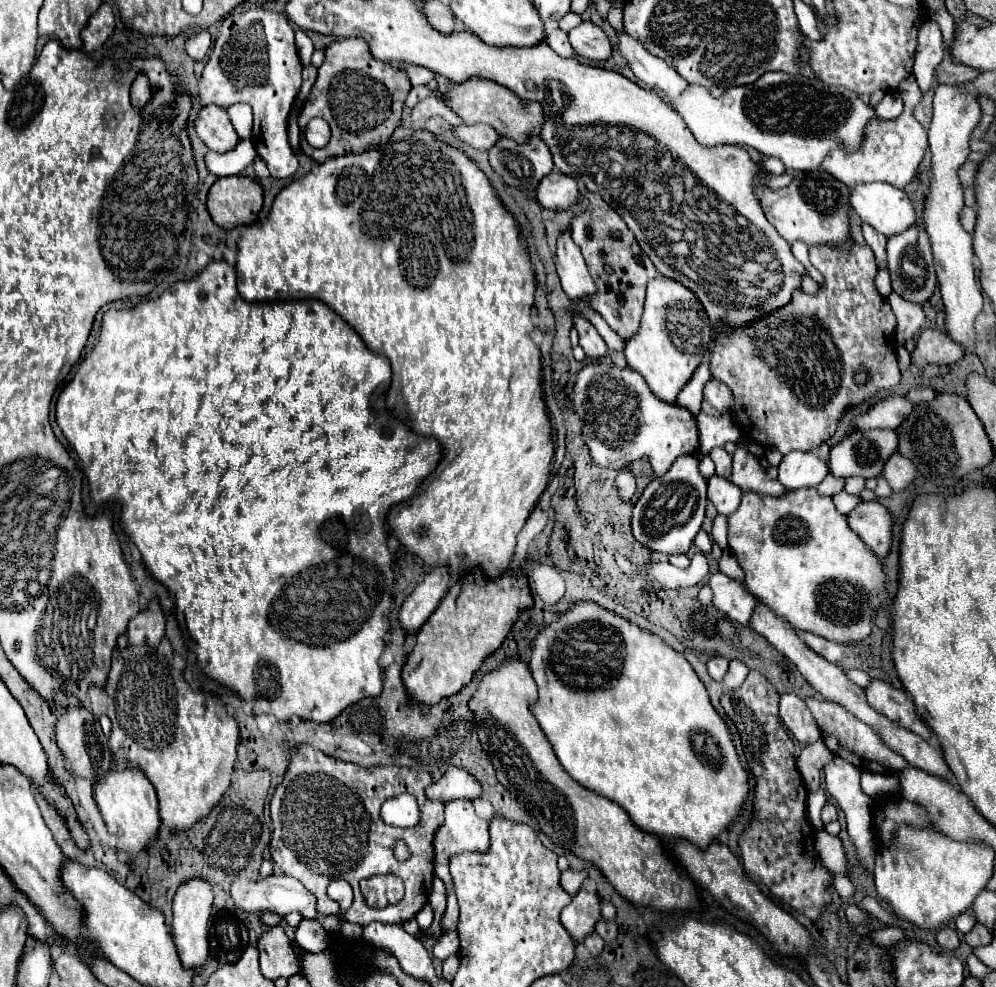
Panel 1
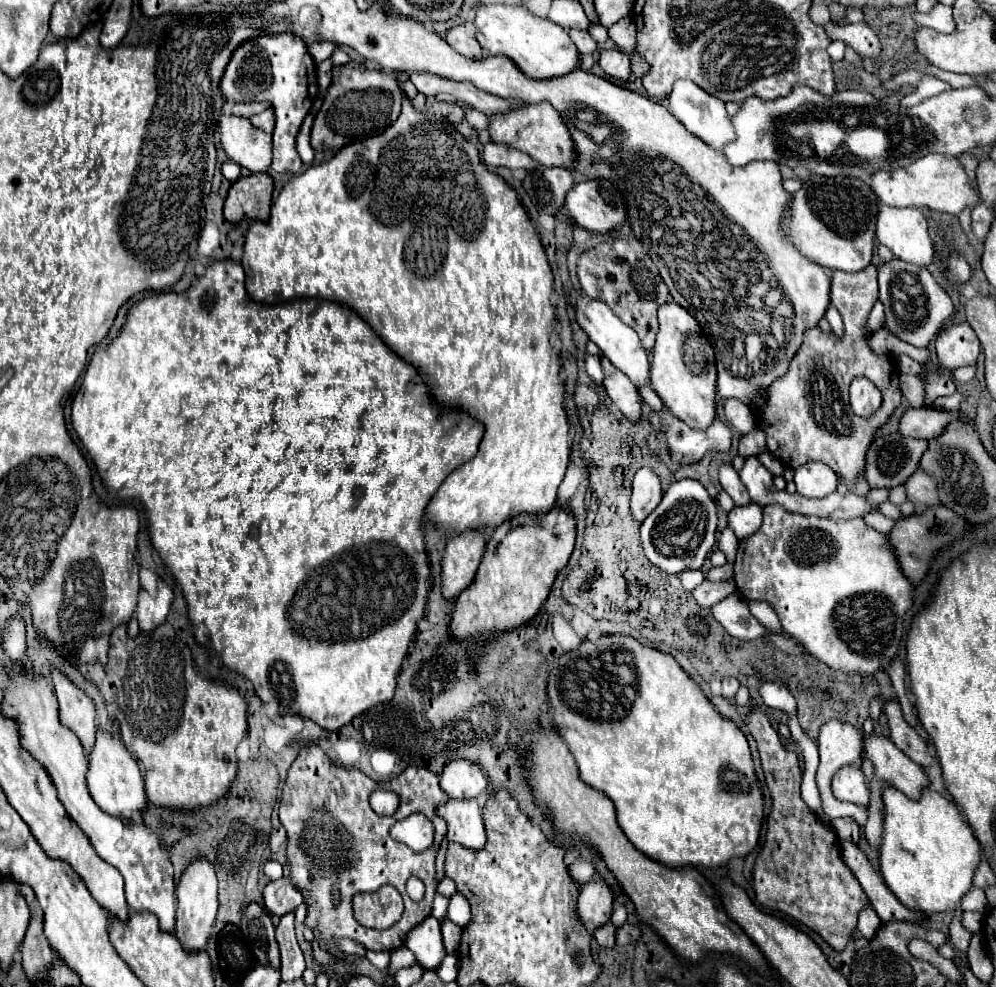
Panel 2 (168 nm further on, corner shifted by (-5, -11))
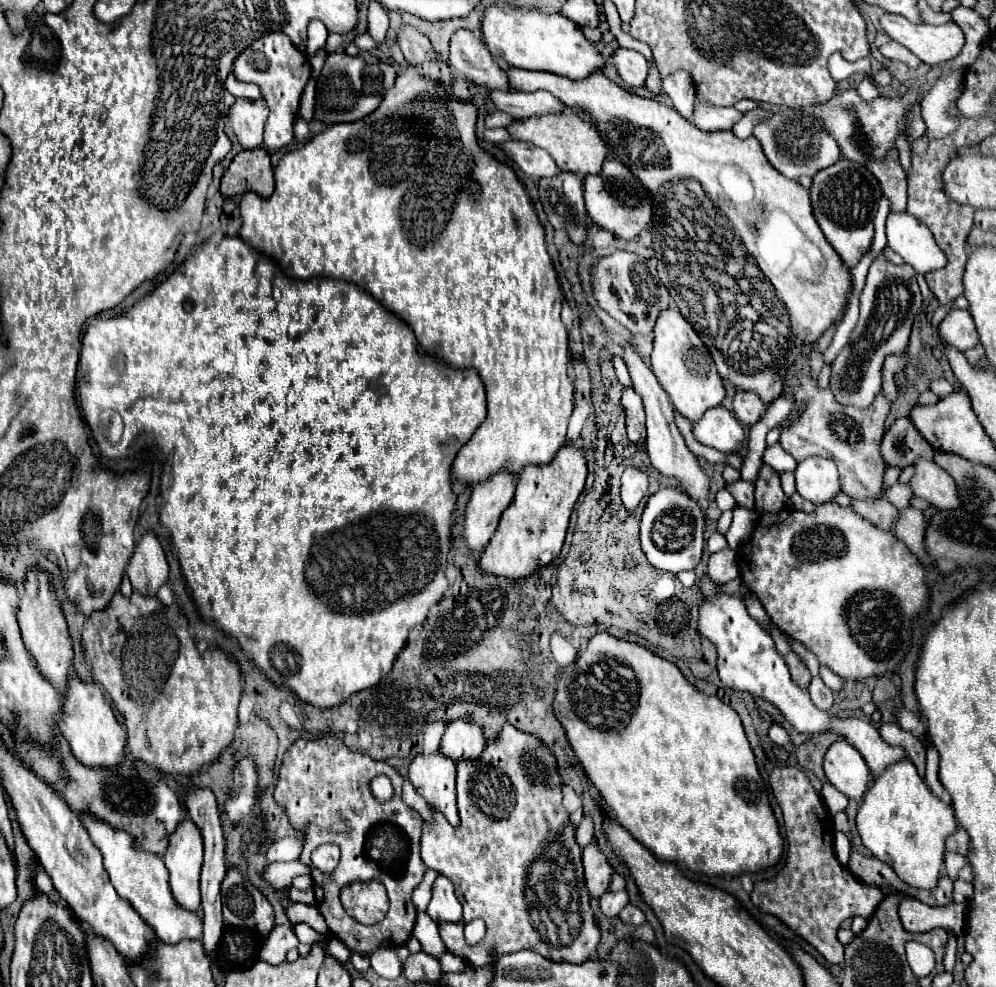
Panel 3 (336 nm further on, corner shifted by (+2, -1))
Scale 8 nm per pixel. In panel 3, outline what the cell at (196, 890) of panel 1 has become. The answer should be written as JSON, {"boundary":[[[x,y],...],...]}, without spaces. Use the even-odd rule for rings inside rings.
{"boundary":[[[186,817],[180,821],[176,831],[168,839],[168,849],[164,853],[166,869],[170,871],[170,889],[174,899],[188,911],[200,909],[200,869],[202,869],[202,835],[200,829]]]}

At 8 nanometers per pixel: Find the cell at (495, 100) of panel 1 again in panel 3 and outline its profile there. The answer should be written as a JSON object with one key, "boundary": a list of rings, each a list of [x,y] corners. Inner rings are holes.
{"boundary":[[[570,113],[520,119],[508,127],[508,133],[520,141],[528,141],[546,149],[562,171],[570,171],[580,179],[584,179],[586,175],[600,173],[606,157],[610,155],[610,145],[600,137],[600,133],[582,117]]]}

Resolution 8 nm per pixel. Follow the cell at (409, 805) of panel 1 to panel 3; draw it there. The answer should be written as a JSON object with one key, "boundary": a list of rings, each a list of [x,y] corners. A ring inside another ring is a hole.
{"boundary":[[[504,723],[498,737],[484,747],[482,757],[462,759],[456,763],[456,769],[460,825],[452,827],[434,809],[434,823],[424,821],[422,827],[420,855],[426,867],[454,883],[454,893],[464,907],[464,921],[482,919],[486,923],[486,937],[476,945],[468,945],[462,925],[440,923],[438,931],[446,949],[474,967],[486,965],[490,951],[500,957],[502,953],[532,949],[550,961],[562,961],[566,959],[564,955],[570,955],[570,963],[584,963],[594,957],[600,943],[600,927],[584,885],[582,849],[576,843],[574,825],[562,805],[562,779],[554,753],[532,733]],[[430,827],[434,829],[432,833]],[[430,837],[434,837],[432,843]],[[526,891],[536,891],[536,895],[526,897]]]}

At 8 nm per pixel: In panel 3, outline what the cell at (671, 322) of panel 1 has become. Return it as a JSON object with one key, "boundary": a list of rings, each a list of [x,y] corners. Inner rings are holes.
{"boundary":[[[678,309],[662,311],[656,321],[652,371],[662,389],[670,395],[676,411],[692,423],[698,421],[706,409],[718,407],[726,395],[722,377],[718,375],[706,345],[700,341],[700,337],[694,333],[690,323],[680,315]]]}

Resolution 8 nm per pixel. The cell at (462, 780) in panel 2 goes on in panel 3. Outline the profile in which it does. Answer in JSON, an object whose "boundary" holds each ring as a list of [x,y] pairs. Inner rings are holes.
{"boundary":[[[468,717],[454,719],[446,725],[440,751],[458,761],[458,759],[478,759],[486,747],[486,739],[478,723],[470,721]]]}

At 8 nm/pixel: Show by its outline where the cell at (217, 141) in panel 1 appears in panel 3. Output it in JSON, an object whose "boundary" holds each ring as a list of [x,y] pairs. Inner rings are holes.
{"boundary":[[[236,99],[228,113],[228,123],[232,125],[232,131],[244,149],[262,147],[262,131],[266,119],[268,105],[264,99]]]}

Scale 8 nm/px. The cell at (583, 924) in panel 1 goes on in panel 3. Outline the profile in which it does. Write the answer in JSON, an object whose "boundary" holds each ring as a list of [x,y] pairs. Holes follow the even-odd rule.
{"boundary":[[[596,841],[584,847],[582,863],[584,863],[584,873],[586,873],[588,893],[592,897],[602,897],[612,879],[612,865],[608,863],[608,857],[602,853]]]}

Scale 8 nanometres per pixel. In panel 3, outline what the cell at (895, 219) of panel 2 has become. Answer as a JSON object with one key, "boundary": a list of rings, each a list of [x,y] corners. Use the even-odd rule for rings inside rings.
{"boundary":[[[890,213],[886,221],[888,247],[894,249],[916,273],[928,273],[946,265],[946,255],[936,245],[930,229],[908,213]]]}

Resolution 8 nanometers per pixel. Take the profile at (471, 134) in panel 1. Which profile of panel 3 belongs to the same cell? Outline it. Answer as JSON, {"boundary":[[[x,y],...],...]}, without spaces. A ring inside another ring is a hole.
{"boundary":[[[508,141],[502,145],[502,149],[526,175],[530,175],[536,181],[542,177],[556,177],[558,173],[562,173],[554,163],[554,159],[550,159],[550,155],[536,145],[522,141]]]}

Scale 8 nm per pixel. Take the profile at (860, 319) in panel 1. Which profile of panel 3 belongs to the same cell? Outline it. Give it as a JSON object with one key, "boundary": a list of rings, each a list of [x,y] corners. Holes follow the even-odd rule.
{"boundary":[[[802,351],[800,359],[788,369],[788,377],[786,377],[786,383],[788,385],[788,379],[794,375],[794,373],[800,373],[800,387],[796,391],[796,407],[800,403],[808,403],[808,407],[804,409],[804,413],[800,415],[798,421],[794,421],[792,425],[788,425],[782,435],[780,435],[780,443],[782,447],[796,459],[796,461],[804,461],[806,457],[812,457],[812,455],[818,455],[818,457],[826,457],[826,459],[832,459],[840,471],[840,479],[842,479],[842,491],[846,495],[850,495],[852,499],[880,499],[884,497],[884,471],[886,471],[886,461],[882,459],[882,453],[880,453],[880,443],[882,443],[882,437],[884,437],[884,421],[886,421],[886,415],[890,411],[890,403],[886,401],[884,395],[878,395],[874,399],[874,403],[868,407],[868,409],[854,409],[854,407],[842,407],[840,403],[834,401],[830,389],[824,389],[820,391],[818,389],[818,383],[816,381],[810,381],[808,373],[810,373],[810,361],[808,361],[808,355],[806,351]]]}

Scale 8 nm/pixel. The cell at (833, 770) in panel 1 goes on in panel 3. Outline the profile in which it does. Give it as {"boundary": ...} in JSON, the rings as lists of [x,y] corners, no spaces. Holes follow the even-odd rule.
{"boundary":[[[840,737],[830,745],[824,757],[826,779],[848,799],[860,801],[870,783],[870,771],[864,757]]]}

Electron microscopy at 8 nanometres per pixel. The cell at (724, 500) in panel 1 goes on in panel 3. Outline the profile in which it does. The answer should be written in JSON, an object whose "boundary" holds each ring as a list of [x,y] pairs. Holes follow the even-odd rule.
{"boundary":[[[736,507],[734,509],[734,521],[726,533],[728,545],[730,549],[738,549],[740,545],[744,545],[750,539],[750,533],[754,529],[754,513],[744,509],[744,507]]]}

